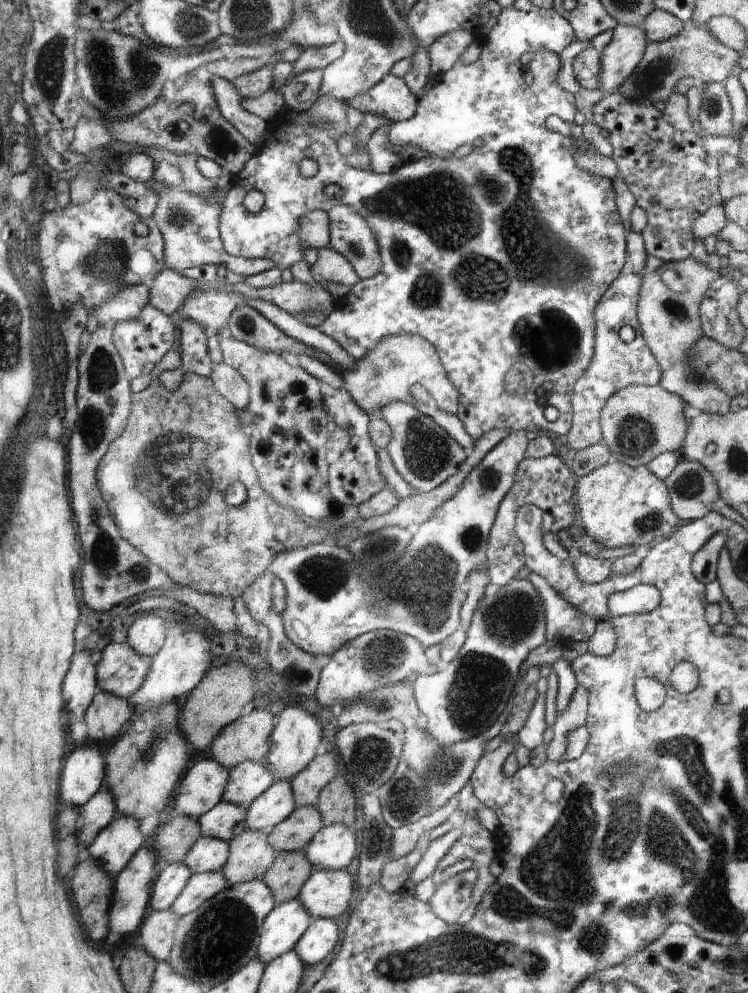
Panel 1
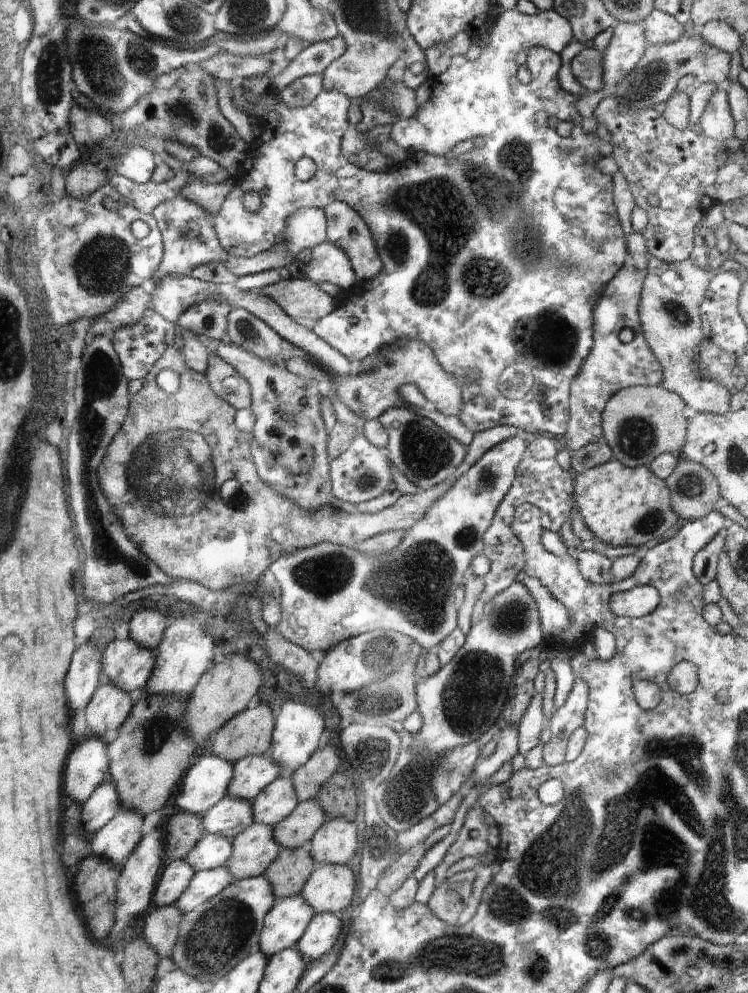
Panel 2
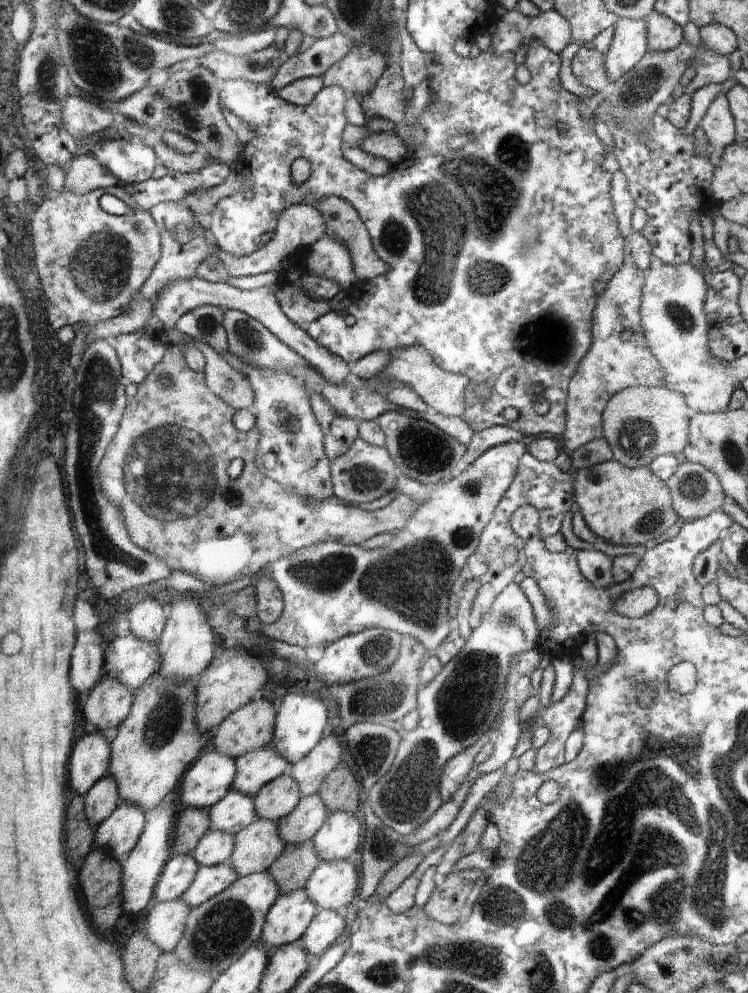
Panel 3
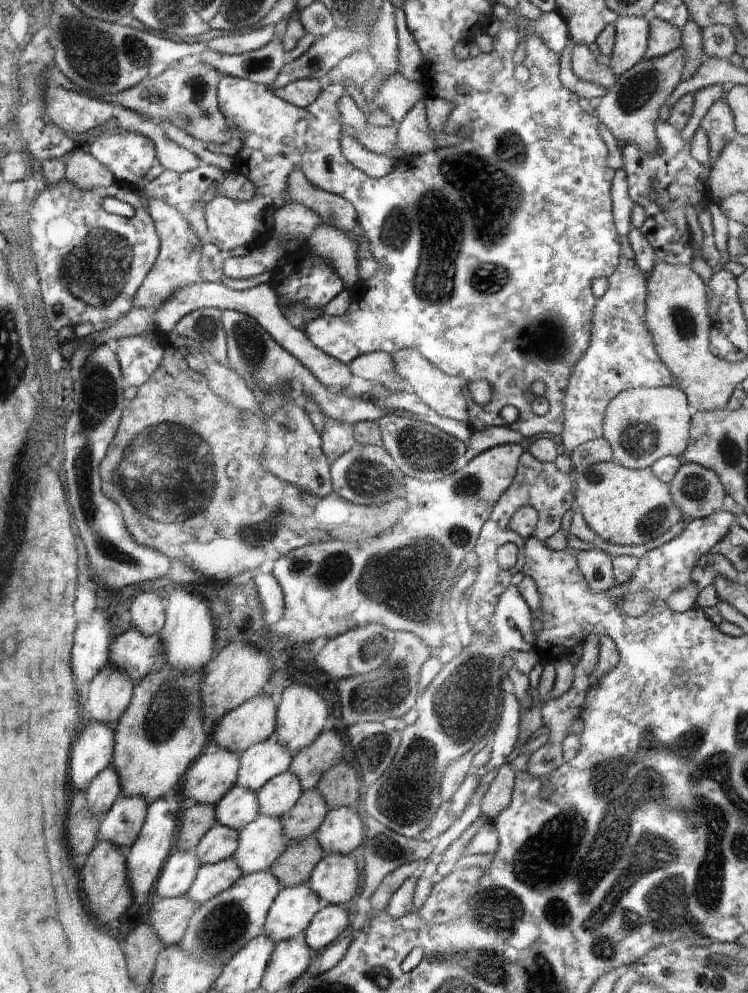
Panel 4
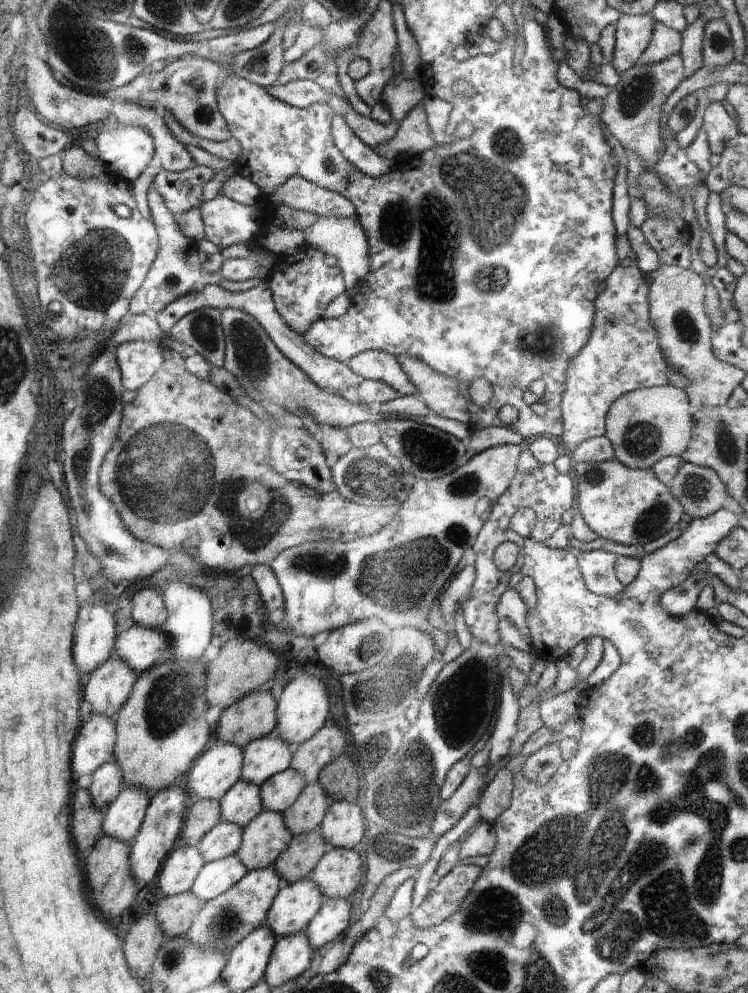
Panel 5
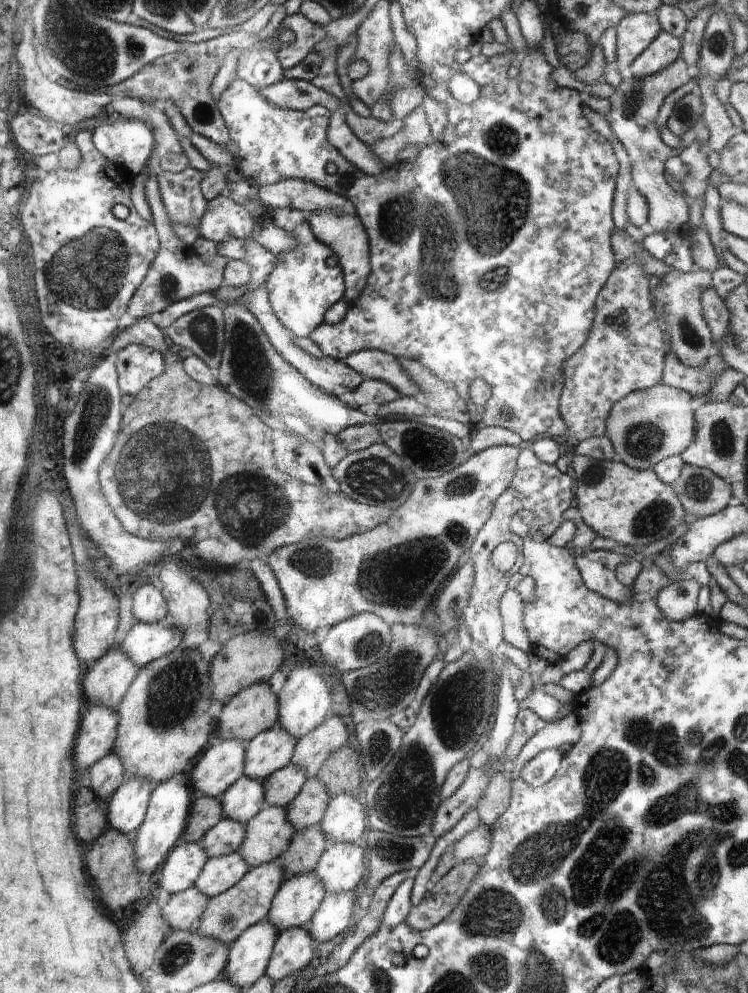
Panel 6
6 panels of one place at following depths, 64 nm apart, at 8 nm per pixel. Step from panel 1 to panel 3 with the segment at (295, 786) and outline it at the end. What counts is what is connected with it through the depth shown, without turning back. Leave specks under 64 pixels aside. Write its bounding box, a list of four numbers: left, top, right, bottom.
[287,734,342,796]

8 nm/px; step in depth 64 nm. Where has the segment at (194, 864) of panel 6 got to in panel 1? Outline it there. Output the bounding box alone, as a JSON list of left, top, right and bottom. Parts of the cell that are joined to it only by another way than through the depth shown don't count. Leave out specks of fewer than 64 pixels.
[151,863,192,912]

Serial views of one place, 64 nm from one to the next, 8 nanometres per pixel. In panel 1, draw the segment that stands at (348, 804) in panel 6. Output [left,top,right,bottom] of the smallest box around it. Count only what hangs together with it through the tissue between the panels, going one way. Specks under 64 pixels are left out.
[305,824,356,870]

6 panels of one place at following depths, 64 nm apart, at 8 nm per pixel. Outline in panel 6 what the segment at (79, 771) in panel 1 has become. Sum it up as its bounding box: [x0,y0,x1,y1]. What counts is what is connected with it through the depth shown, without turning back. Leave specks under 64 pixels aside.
[78,706,120,772]

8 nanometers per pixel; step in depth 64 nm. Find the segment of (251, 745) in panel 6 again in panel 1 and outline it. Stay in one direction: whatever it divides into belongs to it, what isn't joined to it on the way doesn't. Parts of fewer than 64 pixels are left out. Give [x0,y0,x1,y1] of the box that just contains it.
[225,760,274,810]

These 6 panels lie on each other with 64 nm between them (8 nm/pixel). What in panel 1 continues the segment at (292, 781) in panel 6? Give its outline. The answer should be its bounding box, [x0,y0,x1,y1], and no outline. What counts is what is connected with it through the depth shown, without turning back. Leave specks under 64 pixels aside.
[246,782,294,830]

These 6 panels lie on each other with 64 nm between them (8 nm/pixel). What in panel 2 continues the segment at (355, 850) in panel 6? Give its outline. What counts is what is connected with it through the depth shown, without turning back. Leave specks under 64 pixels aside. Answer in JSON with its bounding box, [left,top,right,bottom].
[301,864,356,914]

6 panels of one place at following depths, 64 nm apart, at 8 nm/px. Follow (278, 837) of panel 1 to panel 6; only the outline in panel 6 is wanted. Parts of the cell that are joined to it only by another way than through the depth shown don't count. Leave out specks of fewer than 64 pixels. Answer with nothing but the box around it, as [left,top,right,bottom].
[285,777,328,830]

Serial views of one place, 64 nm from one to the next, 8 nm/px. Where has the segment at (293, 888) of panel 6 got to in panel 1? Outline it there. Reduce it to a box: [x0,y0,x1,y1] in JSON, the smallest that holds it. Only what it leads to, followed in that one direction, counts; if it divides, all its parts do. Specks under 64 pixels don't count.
[257,899,312,964]

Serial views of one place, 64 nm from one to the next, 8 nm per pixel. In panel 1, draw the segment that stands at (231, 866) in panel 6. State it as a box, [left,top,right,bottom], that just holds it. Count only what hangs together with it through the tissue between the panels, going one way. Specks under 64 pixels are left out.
[174,869,230,917]

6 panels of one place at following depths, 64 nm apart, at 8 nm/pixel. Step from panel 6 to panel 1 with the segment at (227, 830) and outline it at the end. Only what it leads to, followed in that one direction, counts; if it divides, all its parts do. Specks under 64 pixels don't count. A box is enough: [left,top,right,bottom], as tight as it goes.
[185,836,231,875]

